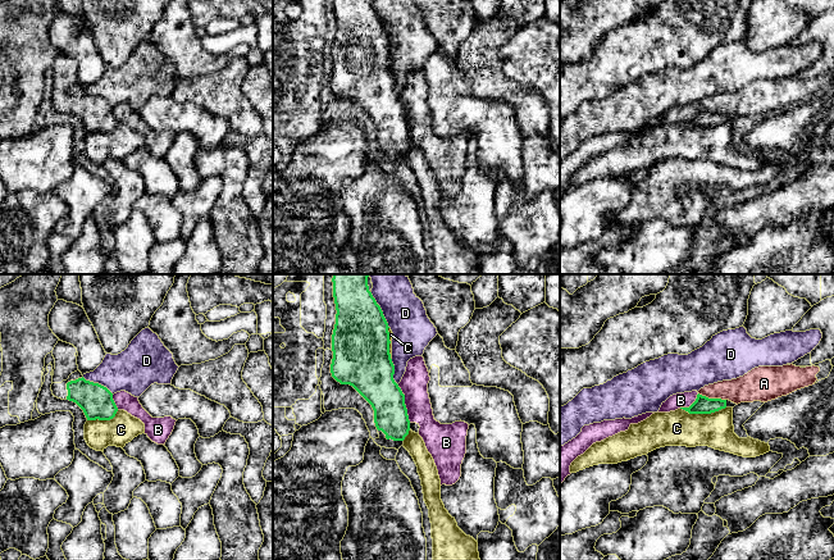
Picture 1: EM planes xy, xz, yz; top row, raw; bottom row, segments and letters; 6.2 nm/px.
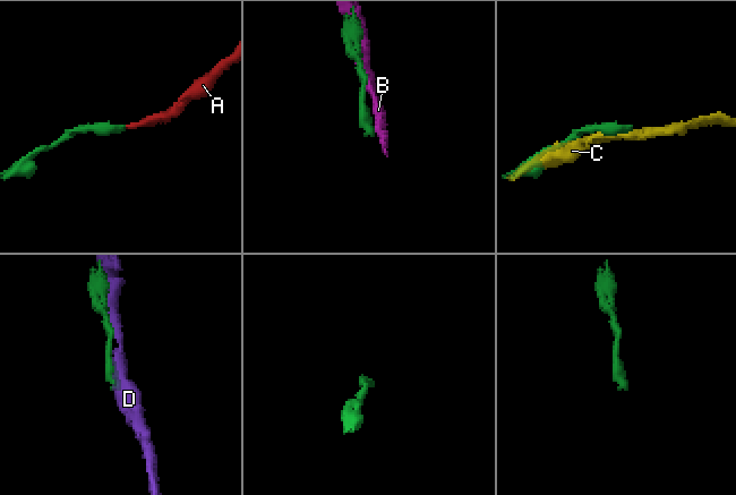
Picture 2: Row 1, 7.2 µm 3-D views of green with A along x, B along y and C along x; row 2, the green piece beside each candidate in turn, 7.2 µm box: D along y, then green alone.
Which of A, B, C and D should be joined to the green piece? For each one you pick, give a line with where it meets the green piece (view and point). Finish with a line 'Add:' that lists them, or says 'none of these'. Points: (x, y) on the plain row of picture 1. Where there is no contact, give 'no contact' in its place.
Add: none of these

